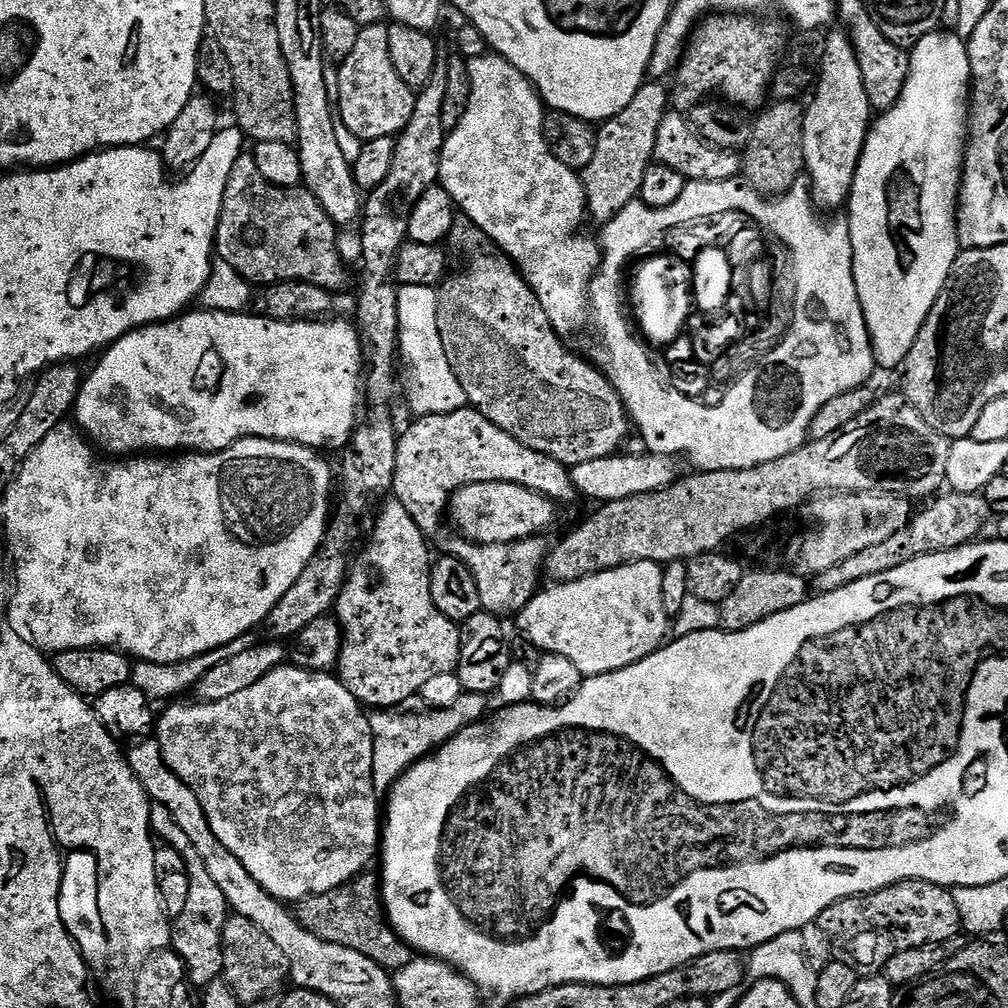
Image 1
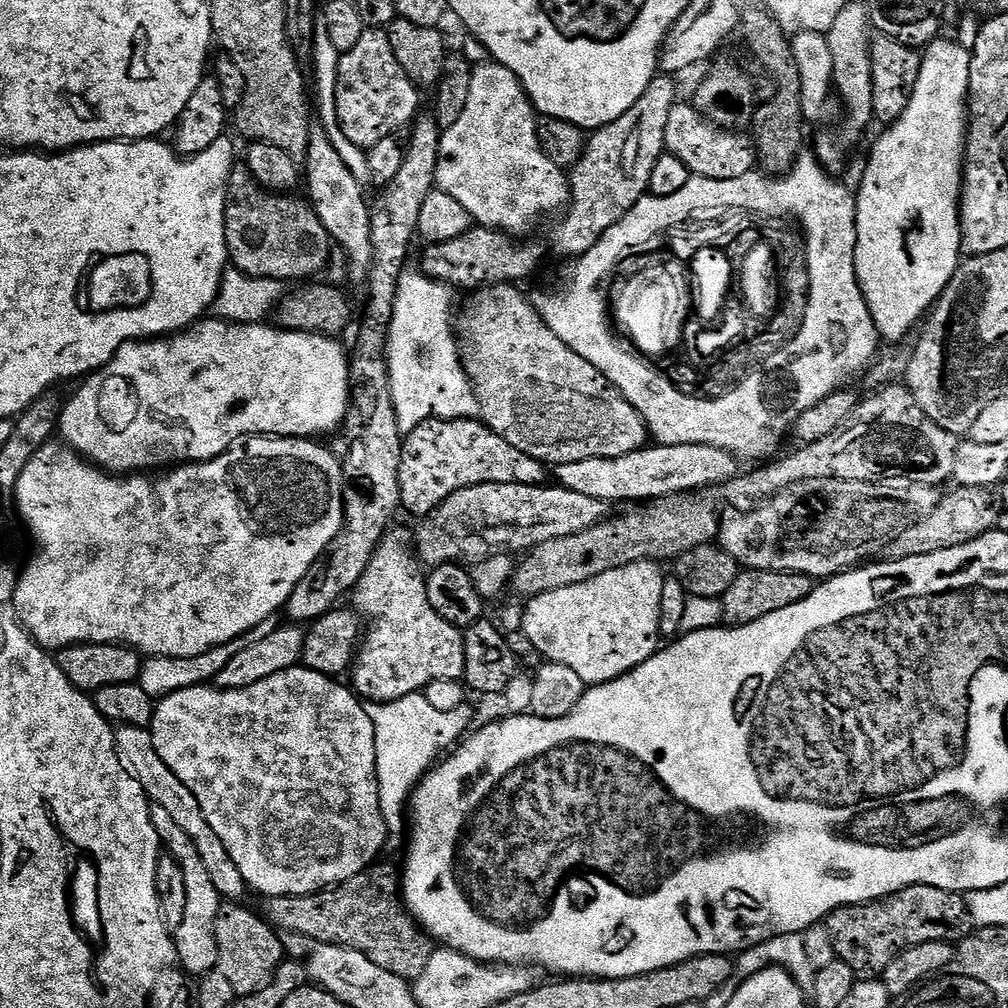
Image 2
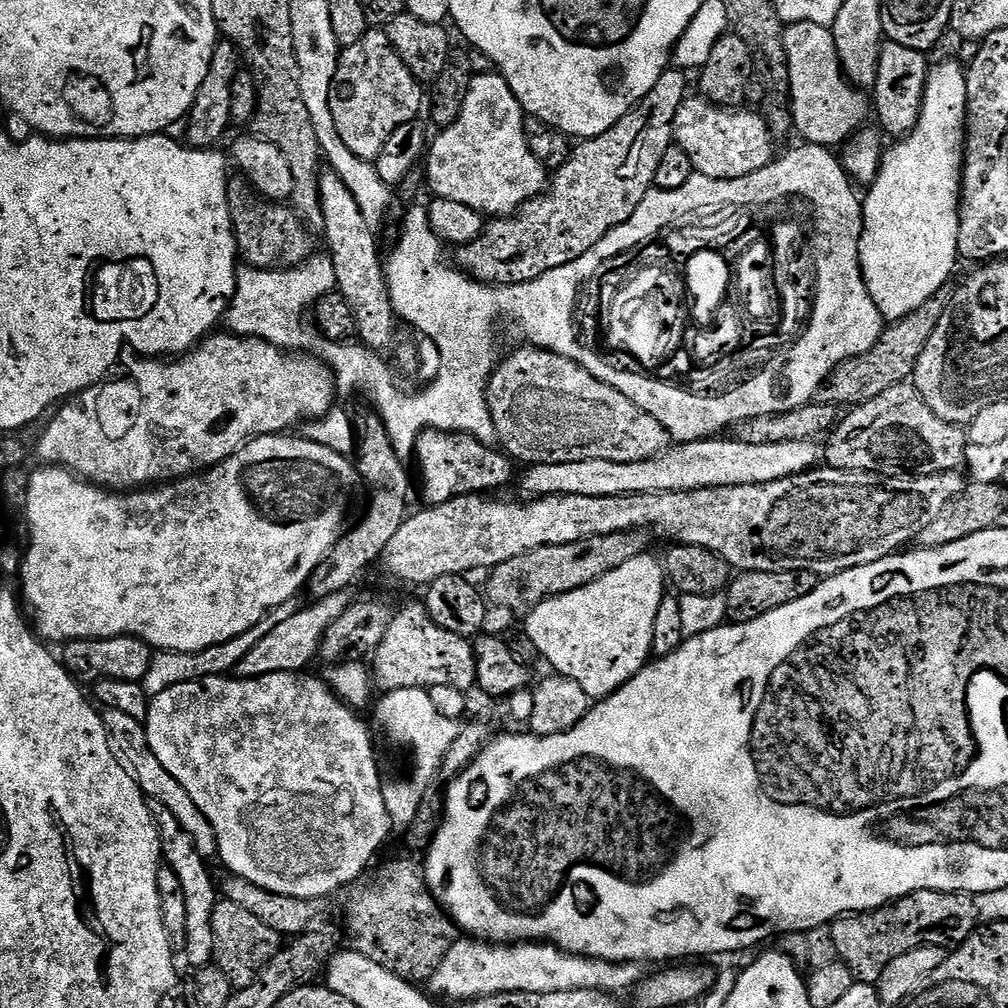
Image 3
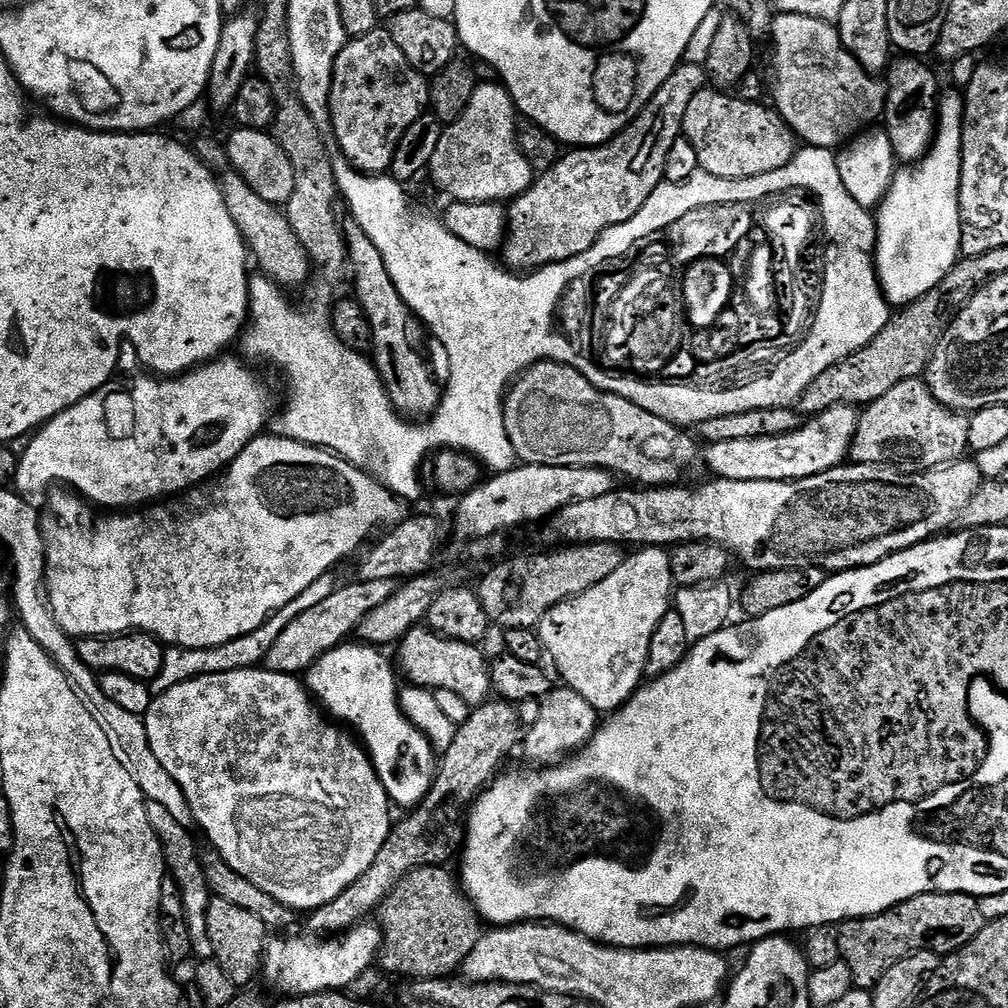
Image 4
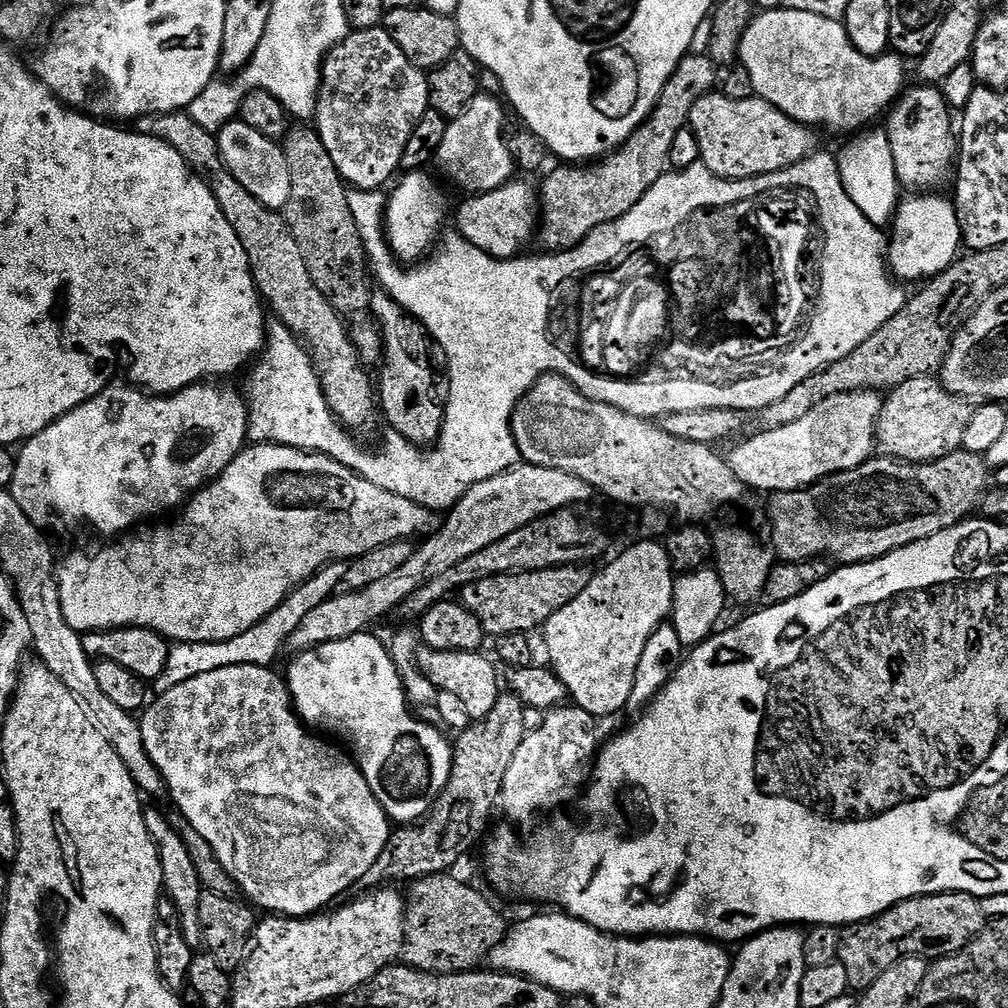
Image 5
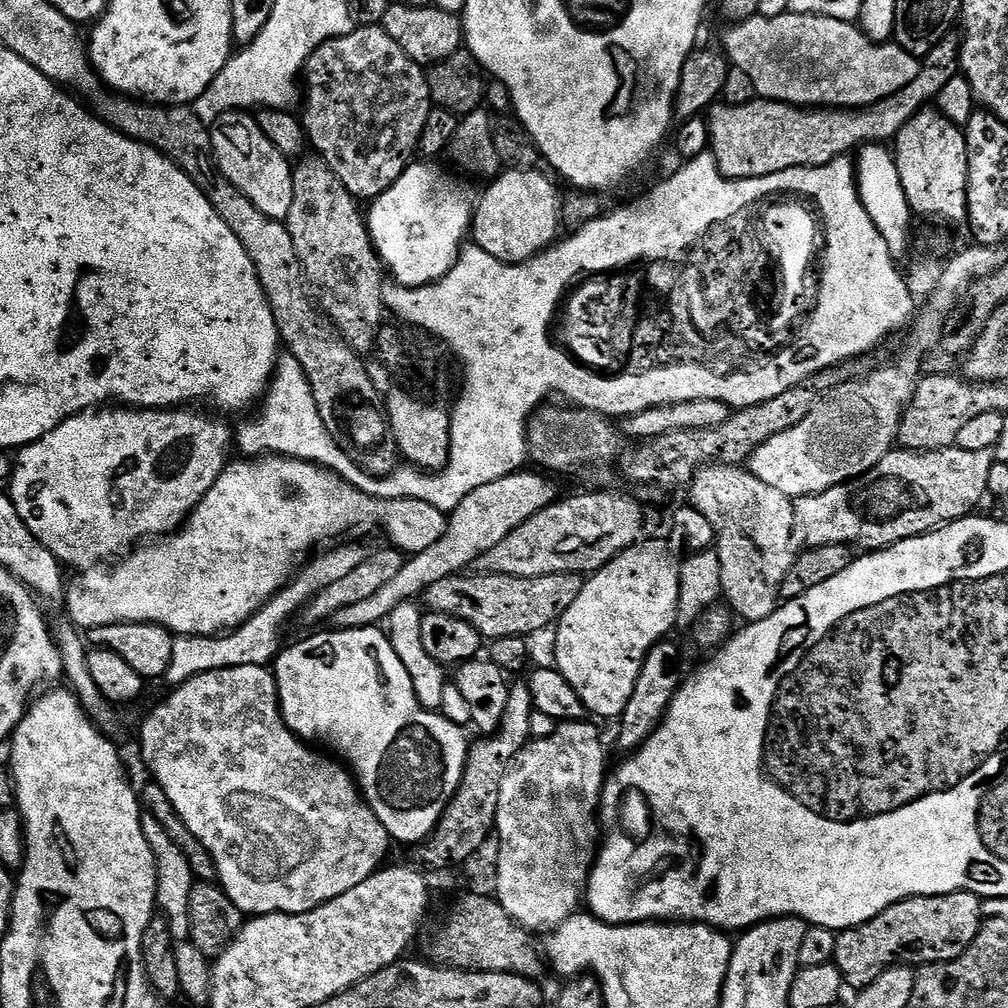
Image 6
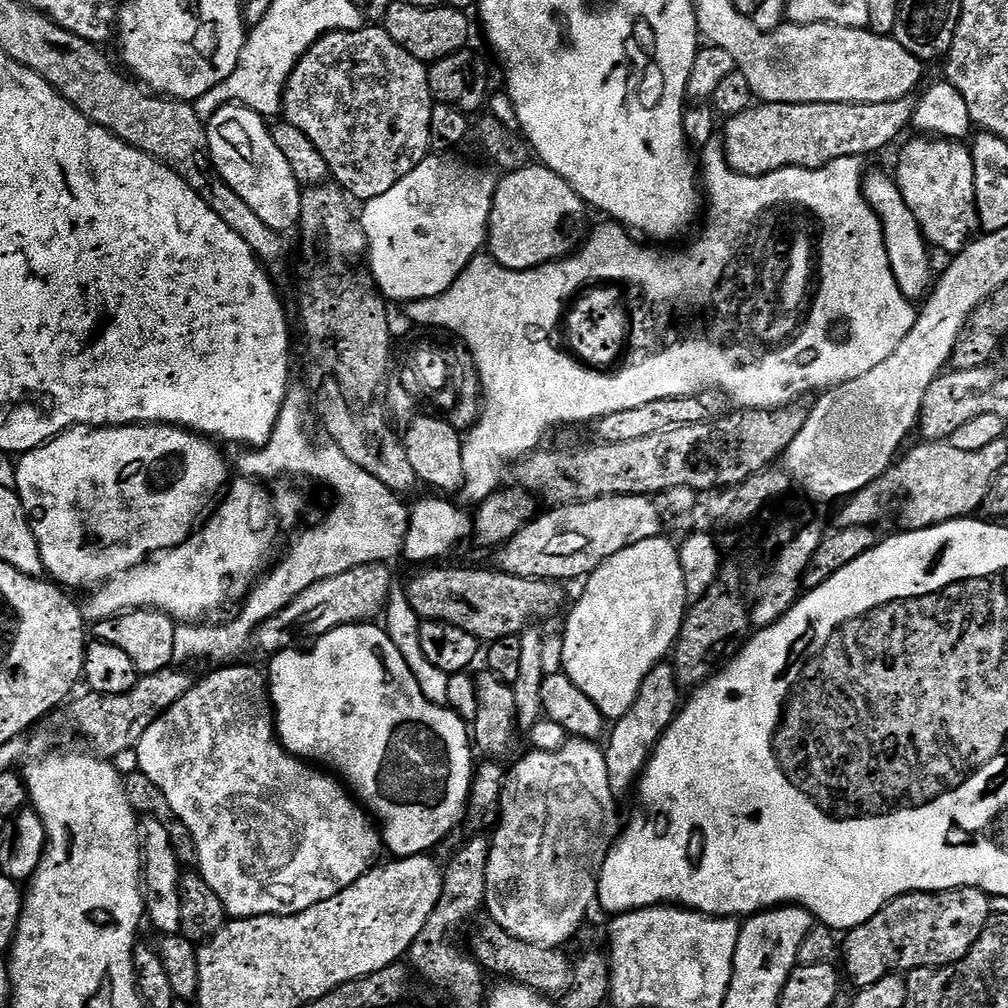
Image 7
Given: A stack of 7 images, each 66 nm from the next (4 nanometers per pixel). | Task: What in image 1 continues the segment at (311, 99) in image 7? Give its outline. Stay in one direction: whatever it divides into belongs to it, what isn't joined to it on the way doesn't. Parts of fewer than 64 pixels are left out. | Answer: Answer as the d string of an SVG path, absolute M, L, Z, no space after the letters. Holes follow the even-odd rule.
M375 24L360 29L354 50L343 57L340 81L334 84L334 100L338 105L338 120L343 131L357 136L360 142L374 138L399 137L414 114L416 92L398 74L390 52L388 24Z

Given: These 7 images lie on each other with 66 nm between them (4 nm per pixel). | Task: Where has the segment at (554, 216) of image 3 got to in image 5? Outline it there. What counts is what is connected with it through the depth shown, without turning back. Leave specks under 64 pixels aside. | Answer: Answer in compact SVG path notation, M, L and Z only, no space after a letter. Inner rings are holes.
M689 54L682 57L674 74L670 74L655 110L622 147L617 148L615 152L609 152L599 162L592 162L587 166L560 166L564 168L554 169L545 178L544 185L538 188L538 240L540 236L540 244L544 247L541 249L545 253L568 252L571 248L578 247L591 232L598 230L598 226L622 218L626 210L634 210L634 206L642 202L642 194L646 194L646 190L650 190L650 186L654 186L654 182L658 182L658 178L664 176L668 168L670 146L674 143L674 134L688 127L694 102L698 102L698 98L717 87L716 72L718 66L707 54Z

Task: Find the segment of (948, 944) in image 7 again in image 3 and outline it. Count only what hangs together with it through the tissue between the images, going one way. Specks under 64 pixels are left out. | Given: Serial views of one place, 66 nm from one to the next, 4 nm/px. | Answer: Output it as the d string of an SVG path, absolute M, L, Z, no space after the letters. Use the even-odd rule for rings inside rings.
M922 890L911 892L903 896L901 900L893 900L882 908L874 908L870 912L857 912L845 914L838 920L833 920L830 925L830 944L836 947L839 963L846 965L852 972L853 981L862 984L875 984L880 979L882 970L894 958L900 957L915 948L921 948L927 944L939 944L941 948L948 950L953 946L964 944L977 931L978 904L971 895L958 892L935 892L934 890Z

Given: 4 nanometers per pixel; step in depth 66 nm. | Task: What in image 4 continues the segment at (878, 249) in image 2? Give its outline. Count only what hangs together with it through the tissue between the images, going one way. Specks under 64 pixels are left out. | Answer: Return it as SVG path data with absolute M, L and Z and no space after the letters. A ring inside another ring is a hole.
M959 91L941 95L938 101L938 119L936 135L932 146L924 154L923 160L917 160L911 166L904 166L892 178L884 201L875 209L876 221L876 279L884 291L884 299L892 306L913 304L922 294L934 290L946 274L961 259L960 243L962 226L960 225L960 171L962 170L962 130L964 129L964 97Z

